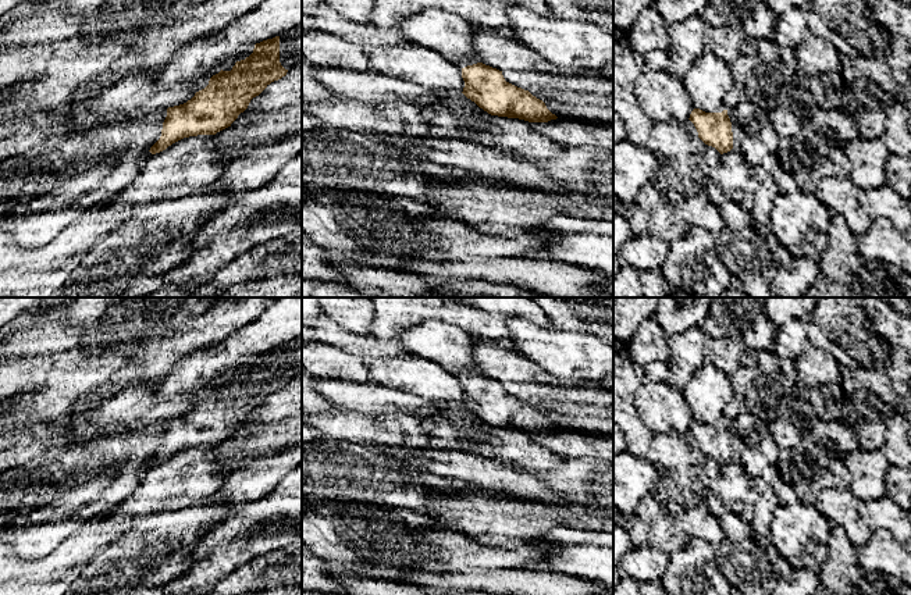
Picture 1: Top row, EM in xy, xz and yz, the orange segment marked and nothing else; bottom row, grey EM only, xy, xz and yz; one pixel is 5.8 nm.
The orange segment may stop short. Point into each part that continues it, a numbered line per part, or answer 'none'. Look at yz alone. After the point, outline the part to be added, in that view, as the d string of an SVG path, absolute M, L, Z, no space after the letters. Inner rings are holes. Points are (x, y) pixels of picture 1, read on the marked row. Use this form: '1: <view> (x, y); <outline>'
1: yz (689, 125); M687 120L684 124L683 124L684 129L686 129L686 133L691 135L691 136L698 136L698 132L694 127L694 124Z

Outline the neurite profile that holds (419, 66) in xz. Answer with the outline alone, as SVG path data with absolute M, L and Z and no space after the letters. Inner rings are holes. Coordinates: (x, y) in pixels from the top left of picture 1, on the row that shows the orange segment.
M412 43L364 51L378 74L431 92L463 92L462 68L438 51Z

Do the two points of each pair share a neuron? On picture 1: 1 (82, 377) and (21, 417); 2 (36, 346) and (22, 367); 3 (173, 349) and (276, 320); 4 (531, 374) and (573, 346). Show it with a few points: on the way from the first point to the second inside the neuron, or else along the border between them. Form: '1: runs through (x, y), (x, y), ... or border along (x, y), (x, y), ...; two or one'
1: runs through (67, 385), (36, 402); one
2: border along (60, 352), (52, 356), (21, 357), (14, 362); two
3: border along (259, 314), (221, 341), (202, 348); two
4: border along (513, 349), (545, 370), (572, 380); two

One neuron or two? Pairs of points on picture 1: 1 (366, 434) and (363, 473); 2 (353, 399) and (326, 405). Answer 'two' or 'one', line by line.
1: two
2: two

